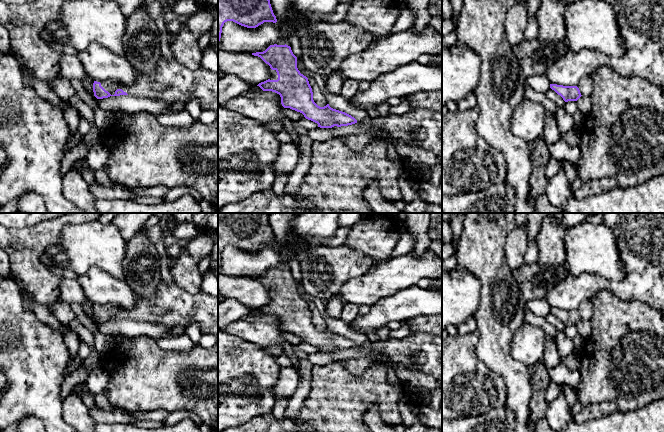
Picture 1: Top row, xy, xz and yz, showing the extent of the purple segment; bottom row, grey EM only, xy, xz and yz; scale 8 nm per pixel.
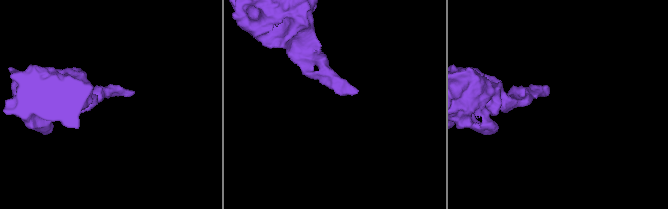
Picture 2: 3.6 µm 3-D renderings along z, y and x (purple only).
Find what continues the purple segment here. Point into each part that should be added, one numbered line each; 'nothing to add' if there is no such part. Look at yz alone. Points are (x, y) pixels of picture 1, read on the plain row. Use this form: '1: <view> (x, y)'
1: yz (585, 310)

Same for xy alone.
1: xy (171, 306)

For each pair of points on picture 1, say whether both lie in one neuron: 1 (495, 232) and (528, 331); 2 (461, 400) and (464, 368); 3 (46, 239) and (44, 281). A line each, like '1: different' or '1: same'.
1: different
2: same
3: same

